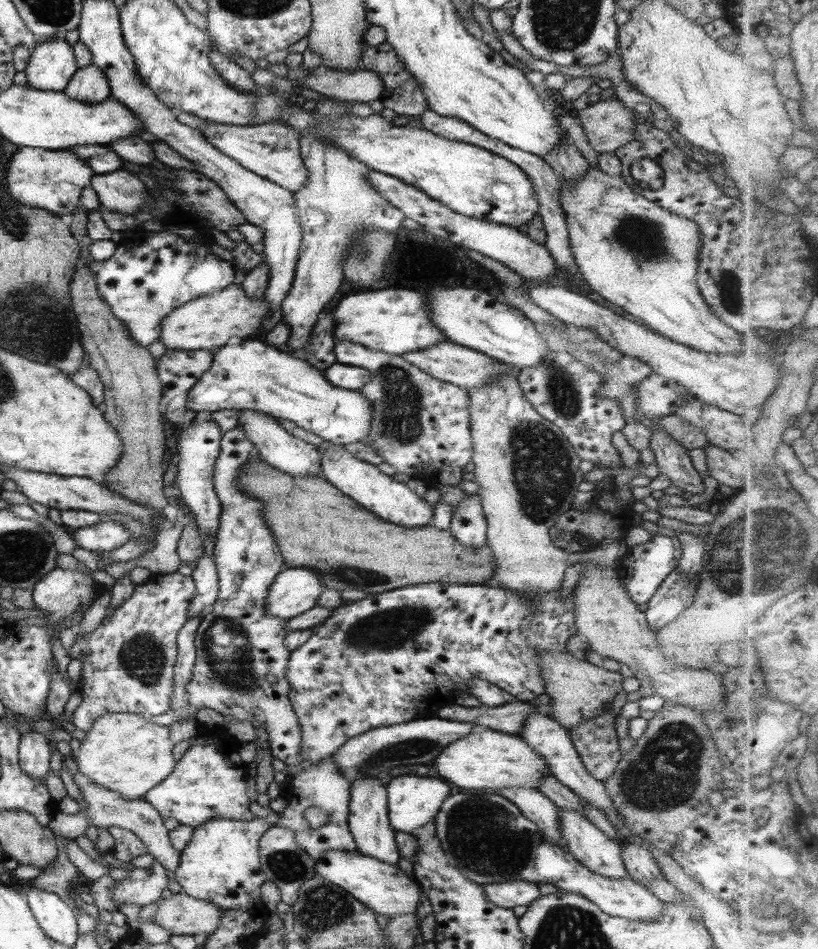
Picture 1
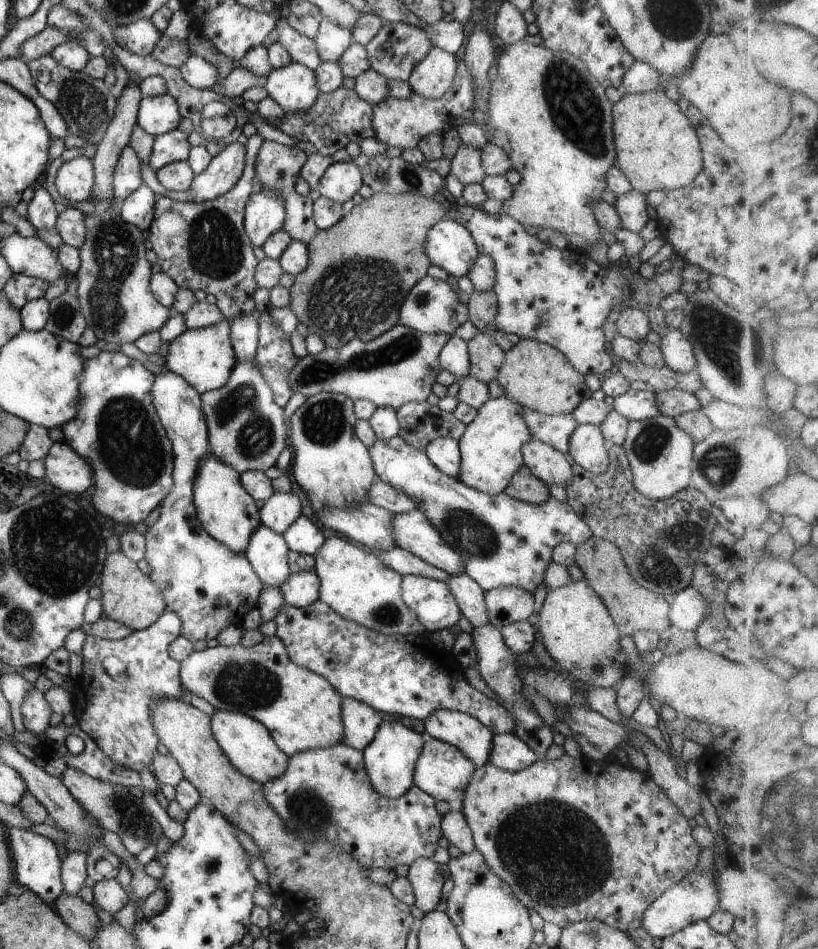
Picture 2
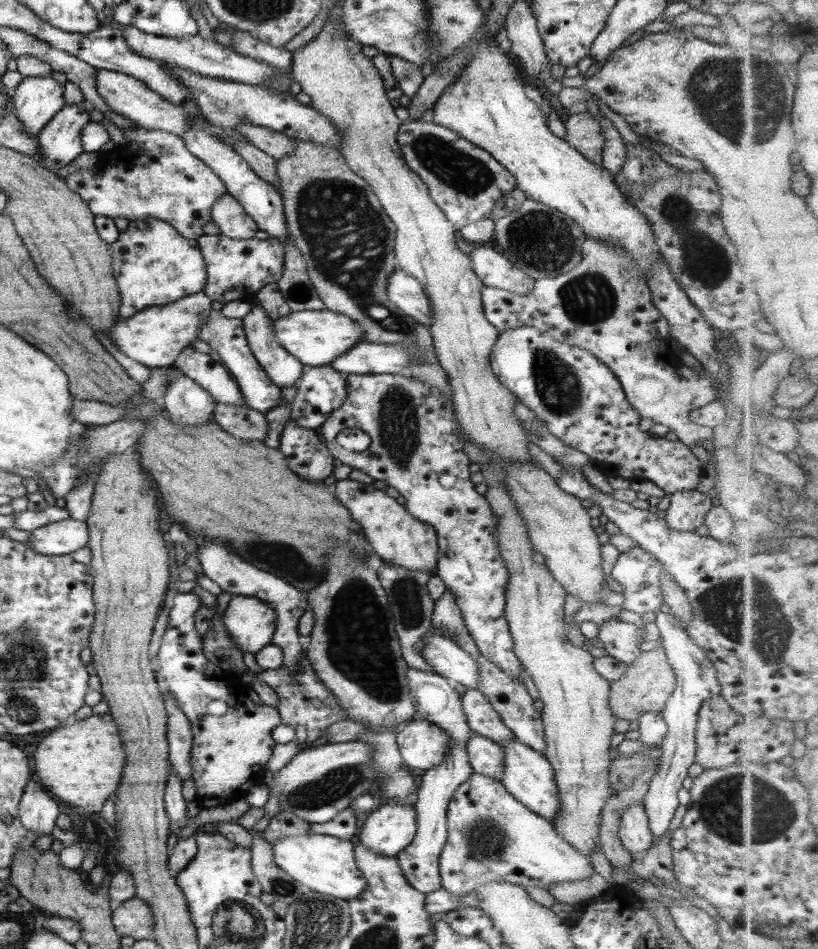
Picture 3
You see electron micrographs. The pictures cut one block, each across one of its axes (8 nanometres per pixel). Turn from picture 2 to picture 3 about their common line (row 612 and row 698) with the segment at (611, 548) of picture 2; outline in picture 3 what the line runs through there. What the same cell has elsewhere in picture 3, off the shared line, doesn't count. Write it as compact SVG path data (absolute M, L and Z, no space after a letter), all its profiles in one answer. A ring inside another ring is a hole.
M660 646L657 649L642 652L639 657L627 665L627 671L620 680L611 682L609 707L617 718L636 720L645 712L660 713L676 688L676 673L669 663L666 651Z

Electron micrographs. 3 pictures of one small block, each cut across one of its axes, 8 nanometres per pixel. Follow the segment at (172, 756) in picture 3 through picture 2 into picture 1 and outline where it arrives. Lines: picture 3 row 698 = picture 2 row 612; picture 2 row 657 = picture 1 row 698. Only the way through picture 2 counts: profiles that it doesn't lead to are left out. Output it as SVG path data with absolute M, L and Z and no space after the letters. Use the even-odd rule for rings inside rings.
M179 572L156 576L149 584L136 586L136 590L128 600L116 608L116 612L88 635L81 639L77 636L68 656L82 662L81 678L78 691L82 702L72 714L72 722L80 730L87 731L94 721L107 712L130 712L140 715L160 716L171 709L172 691L174 691L174 665L178 659L176 648L179 631L188 619L190 599L196 593L196 584L191 576L182 576Z

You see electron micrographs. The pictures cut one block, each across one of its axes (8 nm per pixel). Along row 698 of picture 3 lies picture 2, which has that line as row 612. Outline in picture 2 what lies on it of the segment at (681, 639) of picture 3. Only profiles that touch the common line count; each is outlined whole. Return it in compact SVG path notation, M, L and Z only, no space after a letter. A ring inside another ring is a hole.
M692 585L683 588L673 596L670 603L669 619L671 628L693 631L707 615L709 605Z

